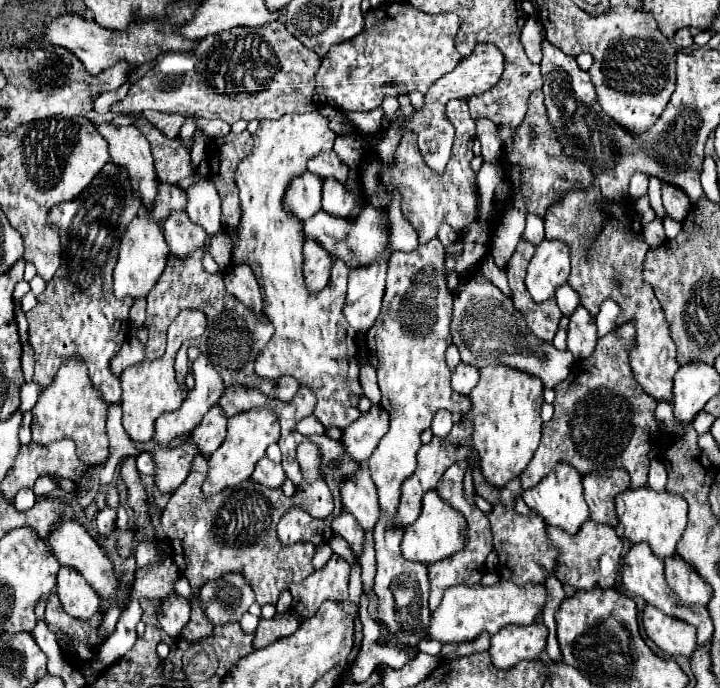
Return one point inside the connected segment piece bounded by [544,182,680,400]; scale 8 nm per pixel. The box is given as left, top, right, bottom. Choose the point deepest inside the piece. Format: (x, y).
(605, 238)

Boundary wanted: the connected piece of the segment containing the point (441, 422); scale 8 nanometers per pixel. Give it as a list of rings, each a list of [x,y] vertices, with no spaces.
[[[438,410],[434,420],[432,420],[434,436],[448,436],[452,424],[454,424],[454,414],[448,412],[448,410]]]

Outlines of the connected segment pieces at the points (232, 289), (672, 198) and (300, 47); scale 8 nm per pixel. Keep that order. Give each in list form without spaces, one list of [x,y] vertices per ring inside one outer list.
[[[230,266],[224,270],[224,284],[232,296],[246,304],[256,316],[264,314],[260,284],[248,266]]]
[[[664,184],[662,186],[662,200],[664,200],[664,208],[668,212],[670,218],[682,222],[688,212],[690,212],[690,198],[686,196],[686,192],[674,184]]]
[[[282,22],[258,28],[230,28],[206,36],[200,42],[200,56],[196,56],[196,66],[188,72],[164,74],[158,64],[152,66],[130,86],[126,98],[116,102],[110,112],[176,112],[182,116],[220,118],[228,124],[238,120],[250,122],[280,118],[284,114],[304,114],[320,108],[314,90],[314,76],[320,62],[320,56],[292,36]]]

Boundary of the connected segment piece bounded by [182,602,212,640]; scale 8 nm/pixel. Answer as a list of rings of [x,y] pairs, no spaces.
[[[194,602],[192,606],[194,606],[194,610],[192,610],[192,616],[190,616],[190,622],[186,624],[186,628],[182,632],[182,638],[184,640],[200,640],[200,638],[212,636],[212,624],[204,616],[200,604]]]

